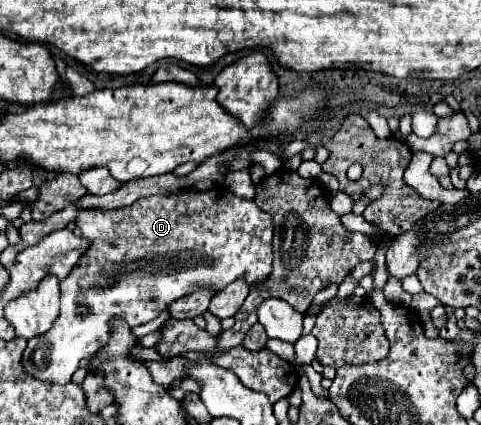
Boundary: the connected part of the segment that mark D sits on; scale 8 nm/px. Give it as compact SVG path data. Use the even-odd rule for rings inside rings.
M211 187L209 191L181 191L181 193L173 193L173 195L153 195L153 197L145 197L145 199L137 199L133 205L129 207L119 207L119 209L77 209L77 219L75 219L77 227L81 229L83 237L89 241L89 249L85 251L83 259L73 267L73 271L69 273L67 279L61 281L61 313L57 317L57 323L53 323L53 329L47 331L45 335L37 337L37 339L29 339L25 351L23 351L23 369L25 373L29 373L31 377L39 379L39 381L49 381L49 383L57 383L57 385L67 385L71 381L71 375L77 371L79 361L85 359L87 355L95 353L105 339L109 339L109 319L113 315L125 319L131 327L147 323L155 317L159 317L159 313L171 305L173 301L181 299L183 295L189 295L193 291L197 291L199 287L203 287L205 283L213 285L217 291L223 289L227 283L243 277L249 285L251 283L259 283L263 281L269 271L271 271L271 239L273 239L273 223L269 219L269 215L265 215L265 211L261 211L255 201L247 201L241 199L237 195L233 195L231 191L227 191L225 187Z

